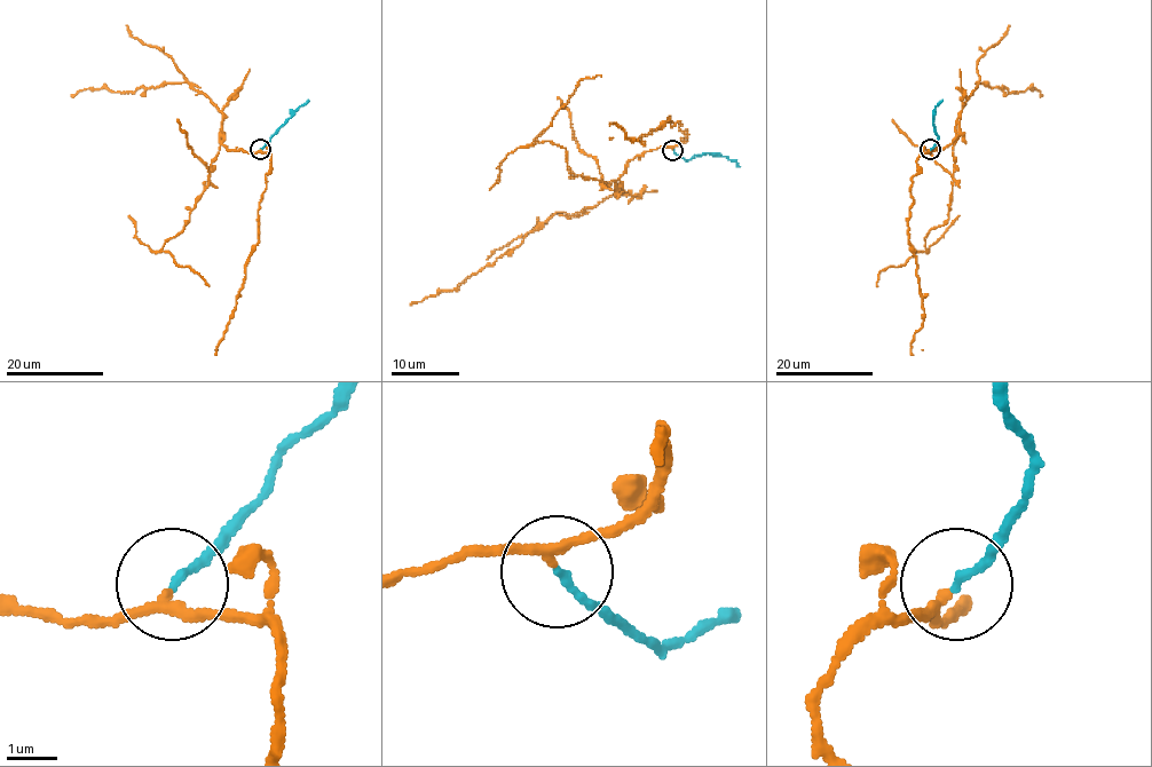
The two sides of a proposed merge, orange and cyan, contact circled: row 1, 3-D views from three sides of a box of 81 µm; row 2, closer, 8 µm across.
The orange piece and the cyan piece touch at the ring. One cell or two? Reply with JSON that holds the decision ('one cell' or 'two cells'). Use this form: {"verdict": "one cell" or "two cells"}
{"verdict": "two cells"}

